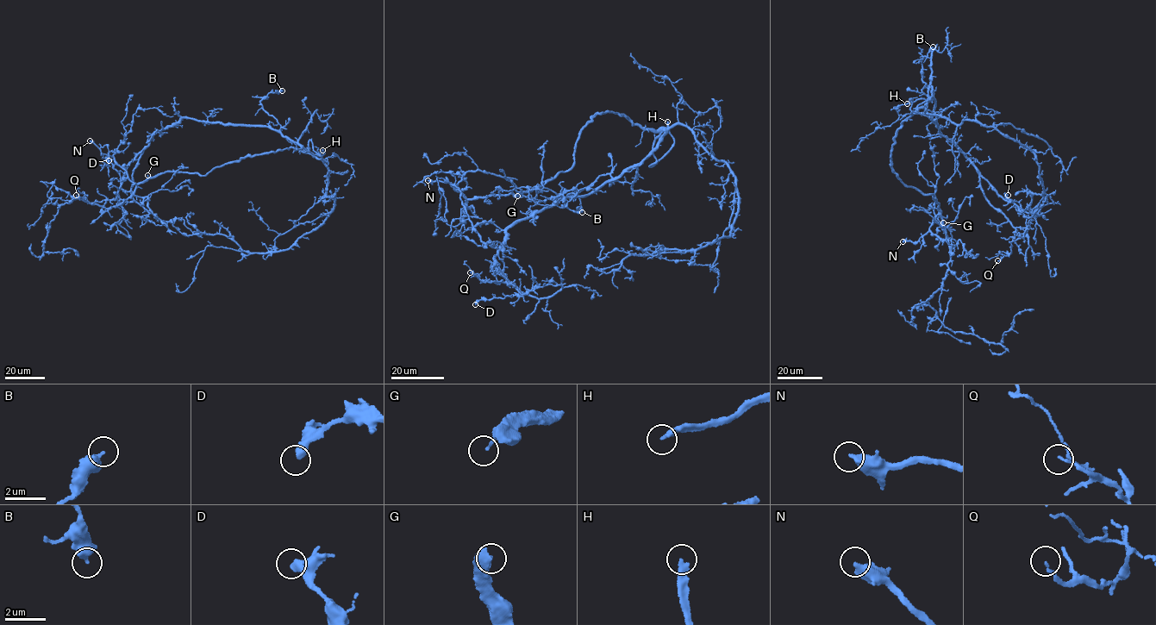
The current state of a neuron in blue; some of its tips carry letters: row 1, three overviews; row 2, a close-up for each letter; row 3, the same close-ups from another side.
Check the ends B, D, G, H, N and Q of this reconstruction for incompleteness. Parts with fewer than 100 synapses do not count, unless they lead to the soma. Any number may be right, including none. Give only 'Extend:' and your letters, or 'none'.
Extend: H, N

